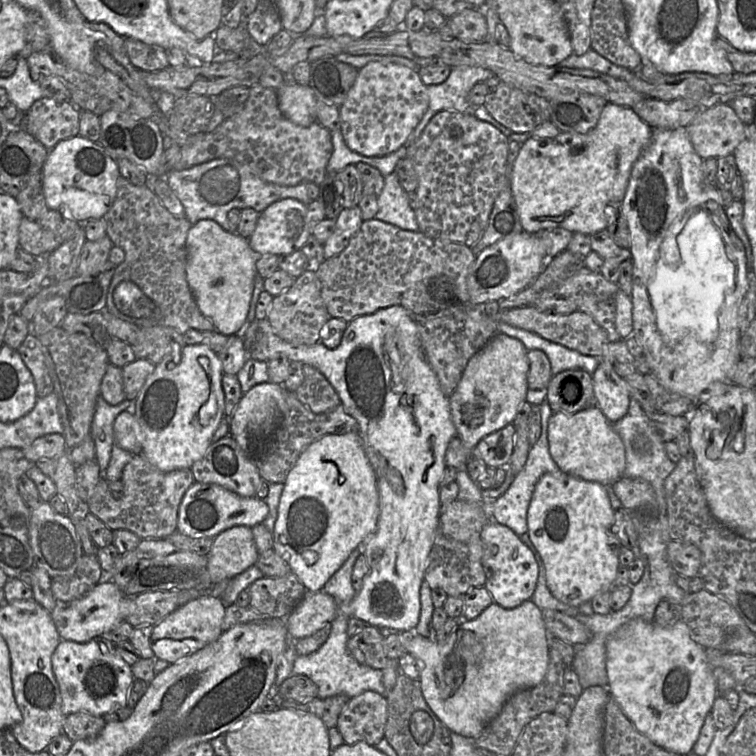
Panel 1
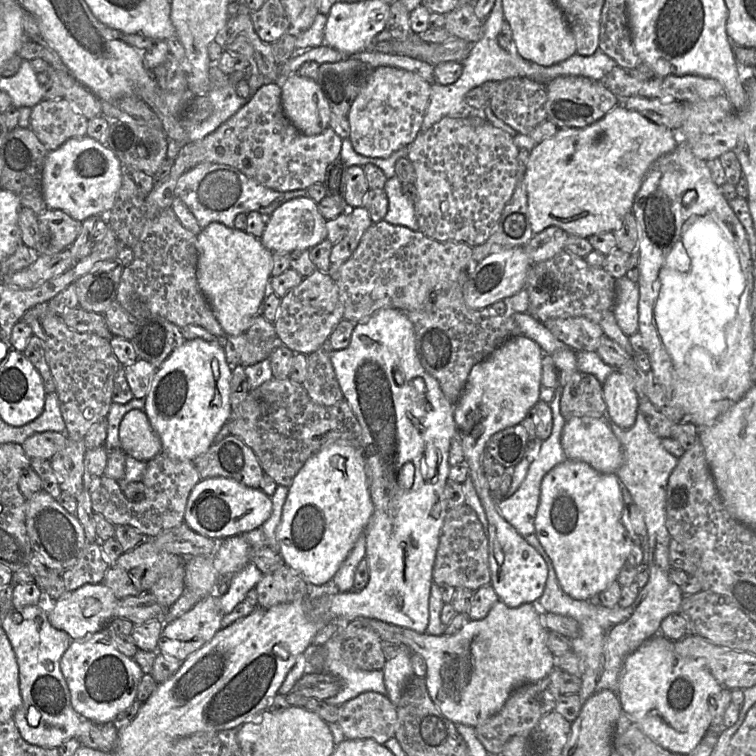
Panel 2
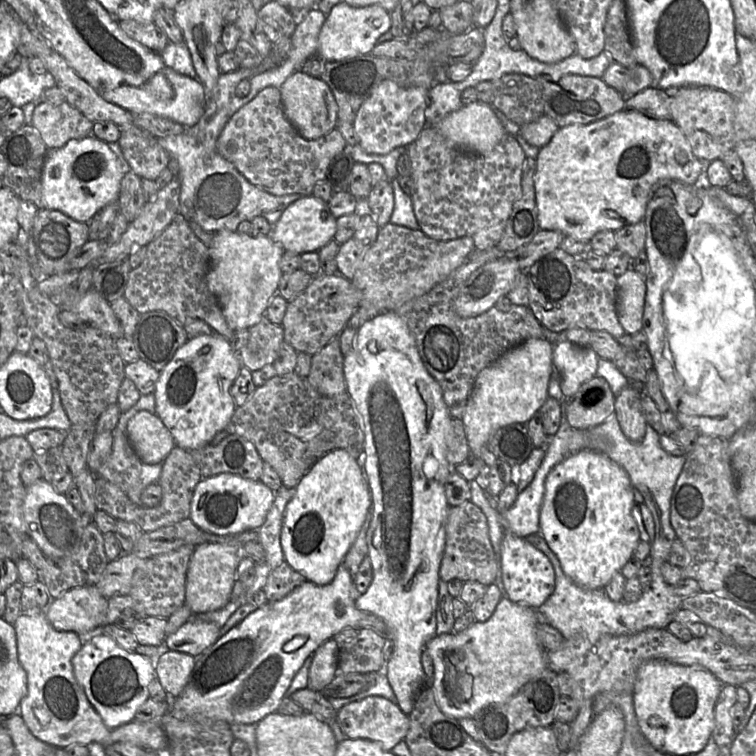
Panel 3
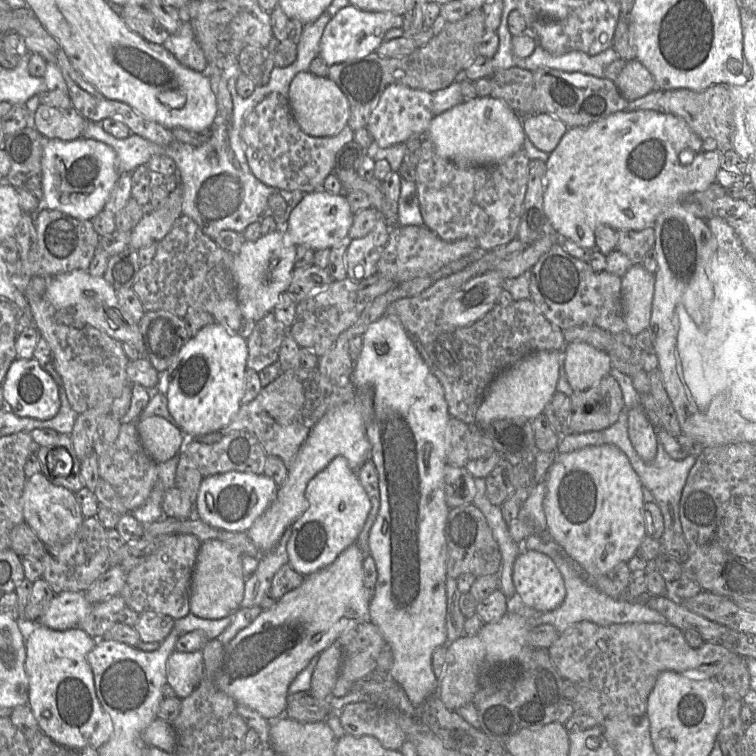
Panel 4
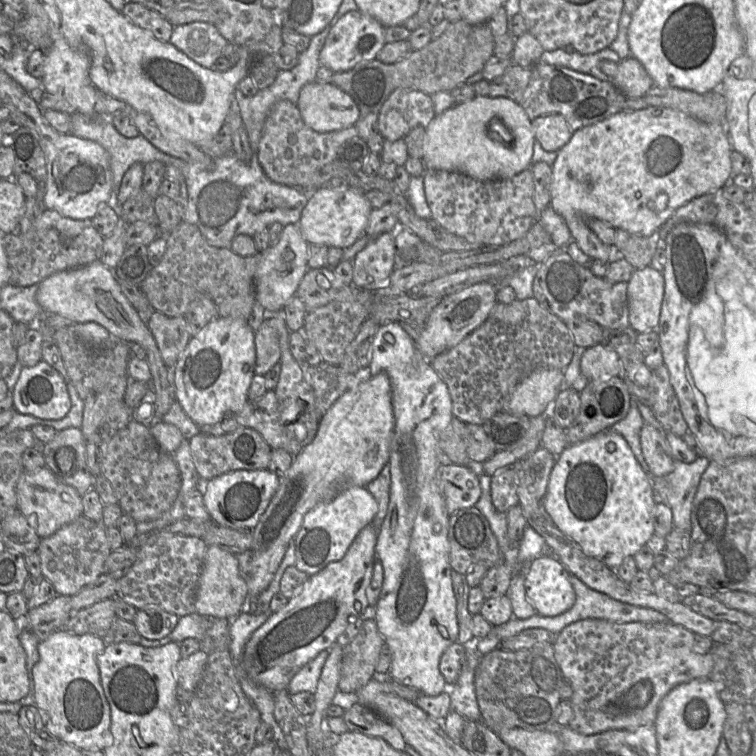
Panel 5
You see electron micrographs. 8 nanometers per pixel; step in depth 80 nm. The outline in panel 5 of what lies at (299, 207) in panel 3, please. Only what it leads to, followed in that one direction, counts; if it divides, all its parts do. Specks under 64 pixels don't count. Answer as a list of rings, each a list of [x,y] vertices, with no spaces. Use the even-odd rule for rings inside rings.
[[[324,185],[309,194],[298,226],[309,245],[317,244],[345,249],[352,246],[361,236],[366,235],[365,230],[372,209],[363,192],[350,187],[337,190]]]

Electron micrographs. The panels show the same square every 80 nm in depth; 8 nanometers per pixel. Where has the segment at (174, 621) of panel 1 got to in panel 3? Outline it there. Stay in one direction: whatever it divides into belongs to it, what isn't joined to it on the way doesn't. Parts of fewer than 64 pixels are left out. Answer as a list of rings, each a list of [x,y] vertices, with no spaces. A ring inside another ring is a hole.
[[[189,619],[176,632],[166,635],[164,644],[169,650],[197,657],[218,640],[220,630],[213,622]]]

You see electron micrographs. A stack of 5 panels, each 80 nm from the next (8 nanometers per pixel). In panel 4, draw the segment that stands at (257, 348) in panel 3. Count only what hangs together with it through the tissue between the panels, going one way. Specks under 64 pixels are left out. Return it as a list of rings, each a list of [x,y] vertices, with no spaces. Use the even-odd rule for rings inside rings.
[[[272,312],[258,321],[247,339],[247,367],[259,372],[277,362],[287,333],[288,328],[279,322]]]

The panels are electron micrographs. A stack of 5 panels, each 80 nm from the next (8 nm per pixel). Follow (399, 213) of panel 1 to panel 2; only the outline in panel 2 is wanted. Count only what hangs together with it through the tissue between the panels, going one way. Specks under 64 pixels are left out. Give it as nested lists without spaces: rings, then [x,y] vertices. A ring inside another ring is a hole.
[[[395,175],[387,179],[383,188],[388,197],[388,211],[384,220],[393,225],[406,226],[413,231],[420,227],[415,215],[414,202],[403,192],[402,182]]]

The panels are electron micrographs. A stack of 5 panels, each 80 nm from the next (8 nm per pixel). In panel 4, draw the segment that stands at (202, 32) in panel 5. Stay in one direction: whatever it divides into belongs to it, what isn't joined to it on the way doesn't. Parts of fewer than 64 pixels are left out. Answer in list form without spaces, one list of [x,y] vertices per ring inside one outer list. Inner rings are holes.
[[[183,21],[178,32],[170,35],[163,46],[182,65],[197,72],[204,72],[206,58],[189,21]]]

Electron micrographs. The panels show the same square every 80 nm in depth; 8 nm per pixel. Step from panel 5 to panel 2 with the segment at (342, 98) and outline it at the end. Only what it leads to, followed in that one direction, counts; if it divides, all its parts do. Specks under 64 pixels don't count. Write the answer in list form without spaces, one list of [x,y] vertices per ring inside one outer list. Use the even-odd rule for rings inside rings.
[[[295,73],[284,77],[280,88],[283,113],[299,132],[316,136],[329,128],[332,111],[315,80]]]

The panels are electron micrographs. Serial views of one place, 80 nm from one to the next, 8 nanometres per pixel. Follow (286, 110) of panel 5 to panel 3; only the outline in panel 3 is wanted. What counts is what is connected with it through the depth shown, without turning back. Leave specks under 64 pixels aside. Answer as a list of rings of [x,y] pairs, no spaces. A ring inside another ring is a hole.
[[[266,87],[229,119],[216,142],[217,153],[231,162],[252,184],[274,194],[312,194],[314,186],[326,179],[333,158],[347,142],[337,129],[316,140],[301,136],[285,116],[281,91]]]

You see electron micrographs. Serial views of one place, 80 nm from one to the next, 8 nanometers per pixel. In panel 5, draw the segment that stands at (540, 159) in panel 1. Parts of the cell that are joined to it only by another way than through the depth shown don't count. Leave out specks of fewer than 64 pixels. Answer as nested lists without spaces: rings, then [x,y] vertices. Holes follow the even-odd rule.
[[[650,107],[641,110],[622,110],[605,120],[582,127],[572,133],[570,140],[558,151],[555,162],[551,166],[552,182],[550,186],[550,207],[565,221],[572,241],[576,242],[581,250],[592,259],[598,259],[609,263],[619,255],[613,246],[604,244],[596,234],[588,227],[590,218],[597,218],[607,222],[615,229],[621,228],[633,234],[650,236],[657,232],[673,213],[688,201],[698,196],[711,193],[724,188],[730,182],[733,174],[730,154],[733,151],[727,133],[726,123],[708,124],[700,122],[682,111],[669,107]]]

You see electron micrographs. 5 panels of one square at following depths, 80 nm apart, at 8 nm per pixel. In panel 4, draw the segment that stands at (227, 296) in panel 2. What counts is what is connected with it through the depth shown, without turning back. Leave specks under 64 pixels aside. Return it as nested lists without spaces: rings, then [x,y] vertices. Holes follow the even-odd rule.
[[[285,227],[260,237],[256,241],[246,240],[240,251],[234,255],[232,276],[236,285],[238,305],[243,319],[258,322],[272,312],[279,297],[287,289],[295,269],[297,246],[290,240]]]

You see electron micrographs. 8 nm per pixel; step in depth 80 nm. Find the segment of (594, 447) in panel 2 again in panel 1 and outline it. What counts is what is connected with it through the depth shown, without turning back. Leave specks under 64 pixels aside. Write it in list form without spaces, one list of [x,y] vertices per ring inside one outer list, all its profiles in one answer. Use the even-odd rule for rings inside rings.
[[[597,406],[574,412],[554,412],[547,423],[549,452],[562,472],[611,486],[623,476],[626,453],[623,441]]]

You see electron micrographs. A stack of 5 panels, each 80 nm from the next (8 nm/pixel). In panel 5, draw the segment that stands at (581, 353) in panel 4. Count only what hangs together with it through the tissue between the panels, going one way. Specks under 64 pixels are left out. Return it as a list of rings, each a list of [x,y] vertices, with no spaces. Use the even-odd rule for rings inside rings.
[[[601,344],[584,349],[580,369],[589,382],[607,381],[615,376],[624,378],[626,375],[619,355]]]

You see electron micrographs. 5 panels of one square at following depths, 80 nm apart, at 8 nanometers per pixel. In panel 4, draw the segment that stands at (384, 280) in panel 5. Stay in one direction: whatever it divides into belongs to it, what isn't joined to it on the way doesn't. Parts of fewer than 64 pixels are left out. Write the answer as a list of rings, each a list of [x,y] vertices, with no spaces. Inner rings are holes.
[[[379,218],[366,236],[348,242],[345,254],[348,278],[359,281],[376,274],[377,263],[389,240],[391,227],[383,218]]]

